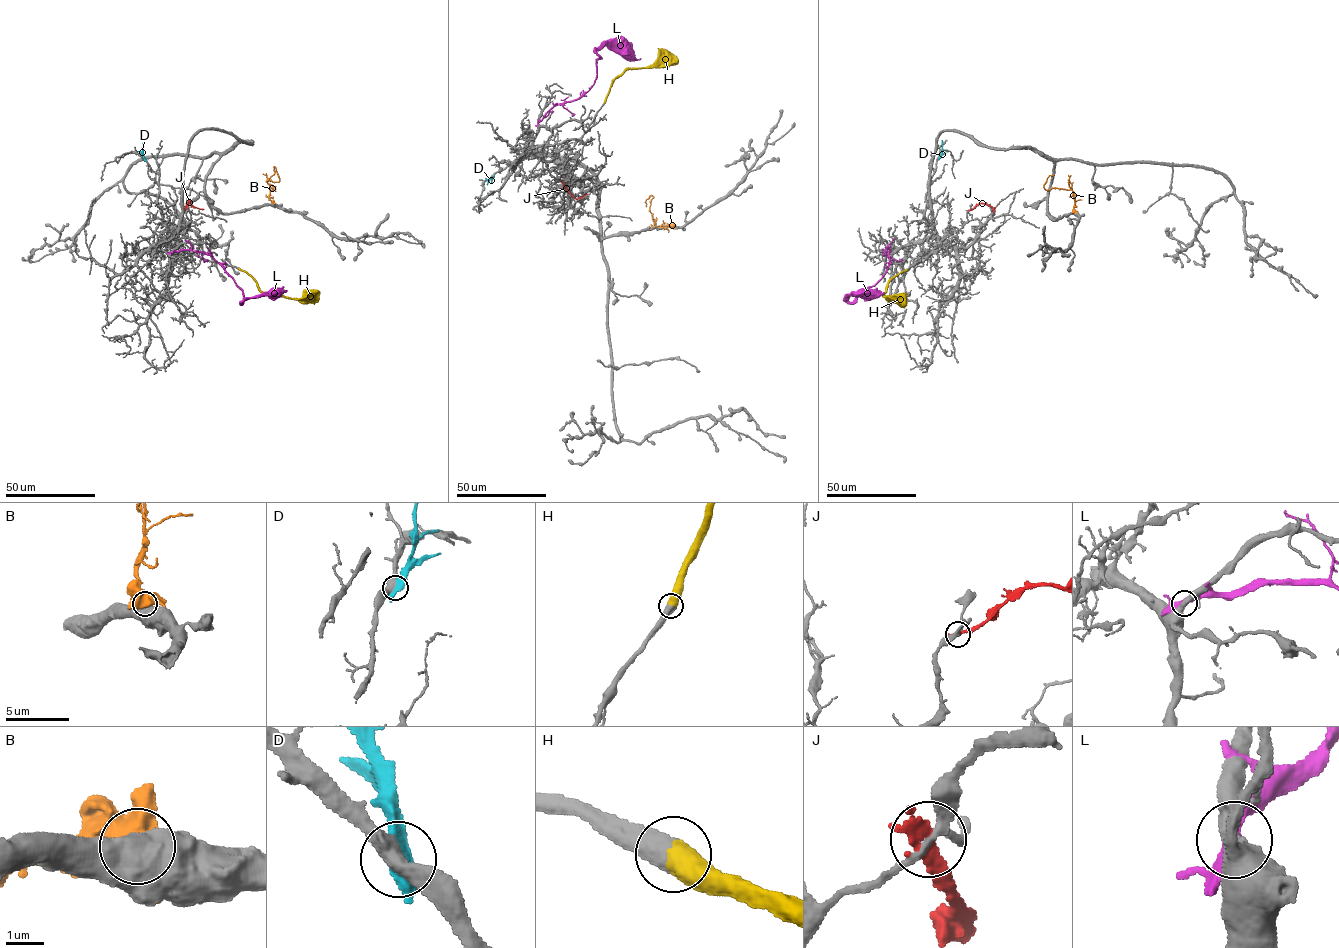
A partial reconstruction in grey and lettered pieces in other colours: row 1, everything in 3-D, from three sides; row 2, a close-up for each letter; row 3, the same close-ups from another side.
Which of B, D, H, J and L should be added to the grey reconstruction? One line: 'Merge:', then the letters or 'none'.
Merge: H

